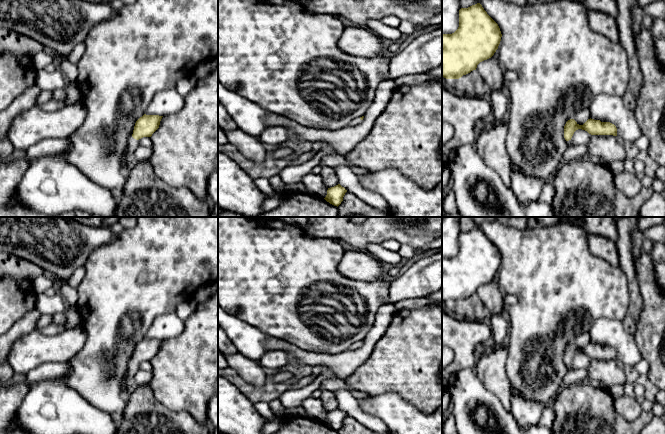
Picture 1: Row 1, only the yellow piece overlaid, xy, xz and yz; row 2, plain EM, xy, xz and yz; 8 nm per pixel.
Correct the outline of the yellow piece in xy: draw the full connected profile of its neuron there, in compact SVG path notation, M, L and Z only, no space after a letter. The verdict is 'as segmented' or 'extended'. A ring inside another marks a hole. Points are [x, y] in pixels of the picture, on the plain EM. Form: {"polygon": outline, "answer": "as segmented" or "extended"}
{"polygon": "M144 338L136 345L133 358L129 363L122 384L125 396L128 395L128 393L134 386L132 380L136 372L139 370L138 364L143 361L151 361L152 358L159 352L162 341L163 340L159 340L159 339Z", "answer": "extended"}

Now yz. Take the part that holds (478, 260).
{"polygon": "M480 227L459 234L459 251L452 258L442 258L442 301L459 303L476 294L477 289L491 282L501 265L498 248L487 238Z", "answer": "as segmented"}

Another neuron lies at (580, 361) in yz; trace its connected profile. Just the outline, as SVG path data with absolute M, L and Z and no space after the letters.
M578 353L574 356L571 366L573 369L587 369L591 361L587 355Z

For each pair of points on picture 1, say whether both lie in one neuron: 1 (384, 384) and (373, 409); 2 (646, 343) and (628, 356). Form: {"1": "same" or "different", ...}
{"1": "different", "2": "different"}

